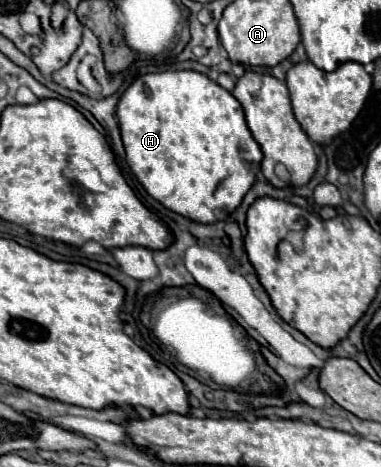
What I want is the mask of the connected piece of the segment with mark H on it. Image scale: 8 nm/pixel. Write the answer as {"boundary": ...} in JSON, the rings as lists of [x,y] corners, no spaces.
{"boundary":[[[162,71],[136,77],[116,105],[116,117],[126,149],[126,161],[142,187],[170,211],[198,223],[216,223],[228,217],[252,187],[260,171],[262,151],[248,131],[238,99],[198,71]]]}

